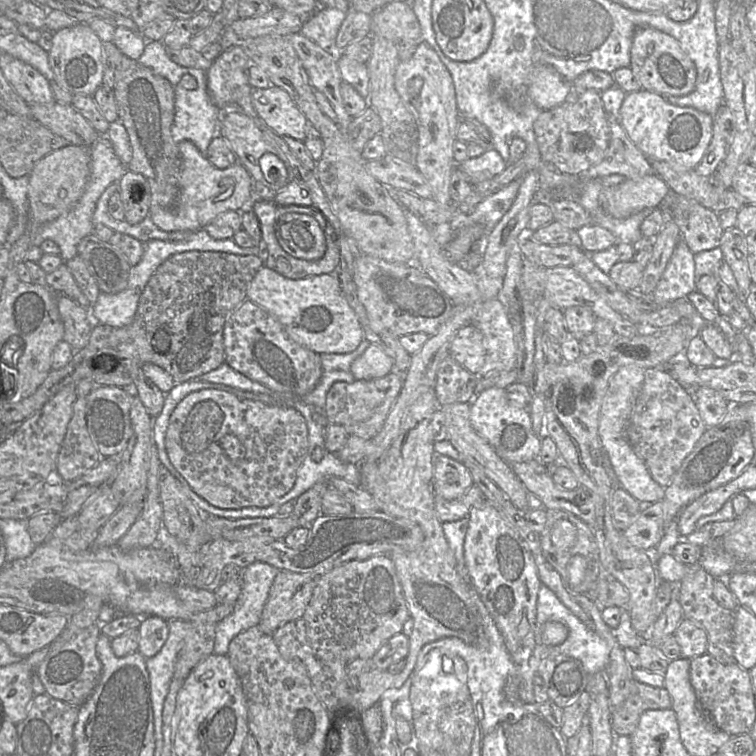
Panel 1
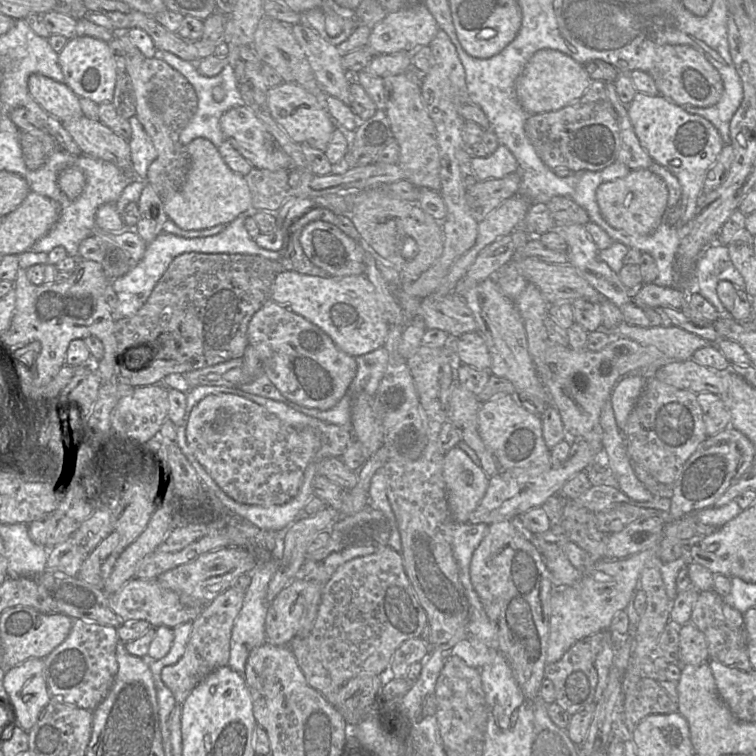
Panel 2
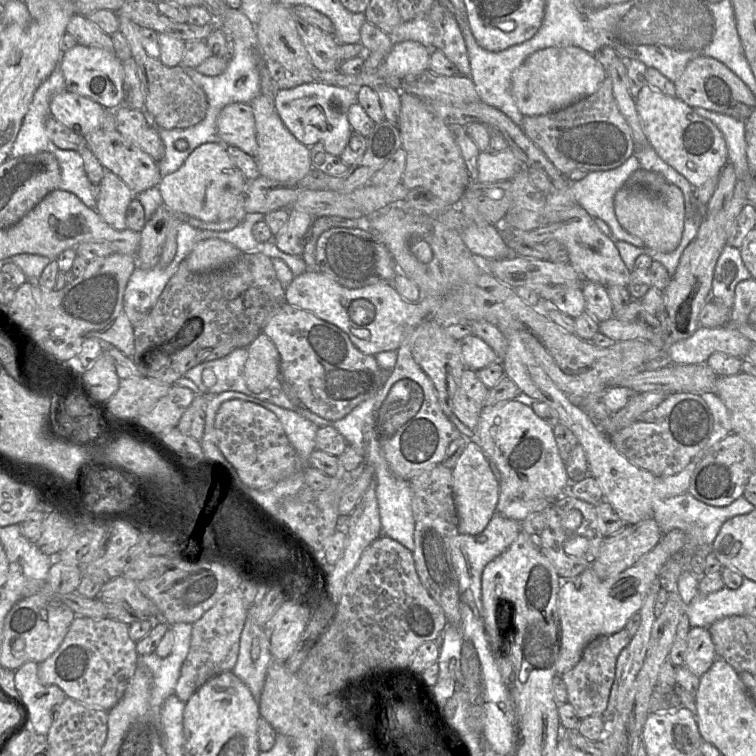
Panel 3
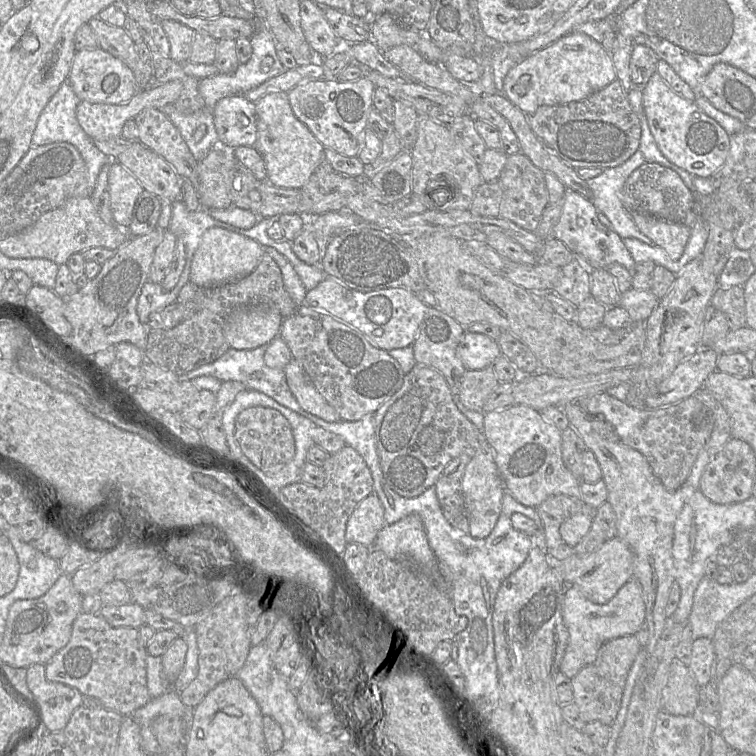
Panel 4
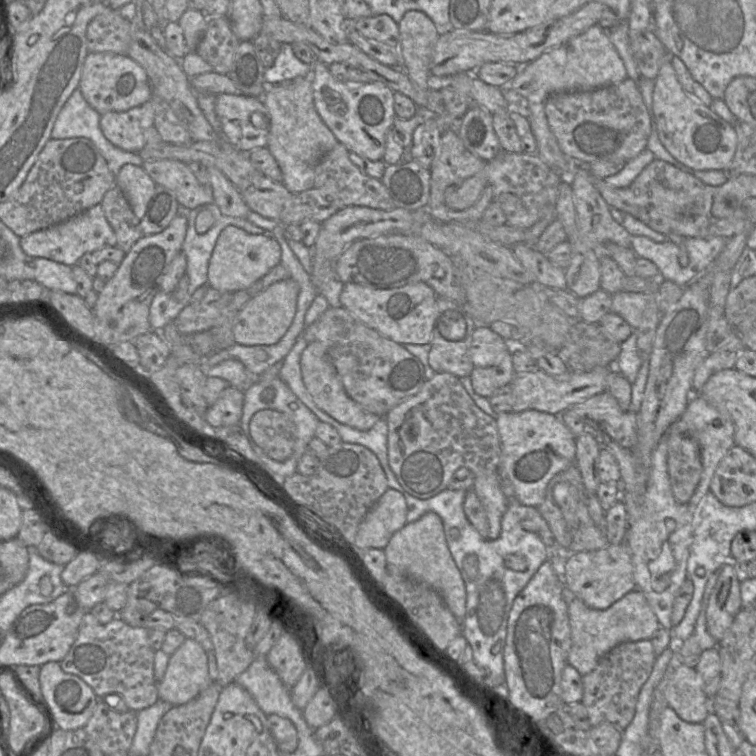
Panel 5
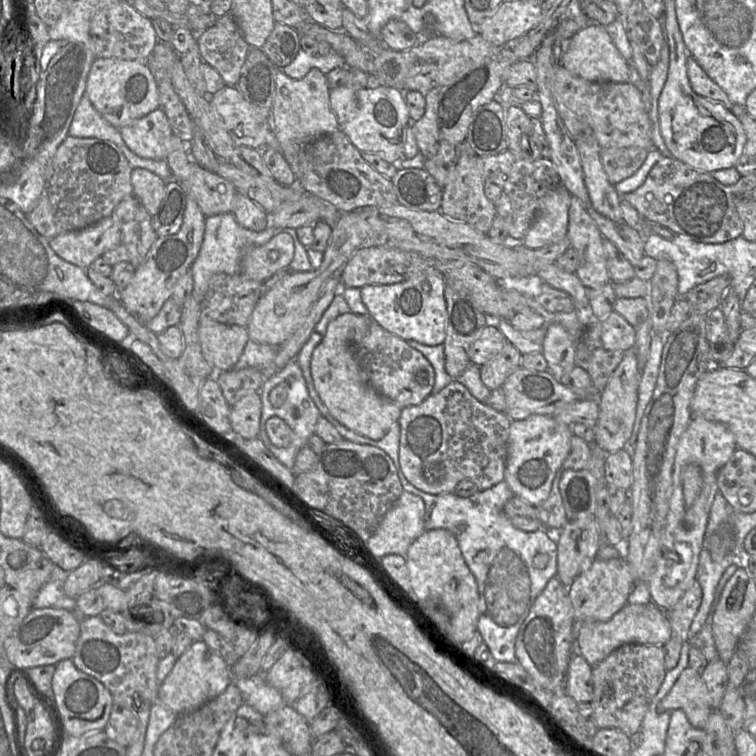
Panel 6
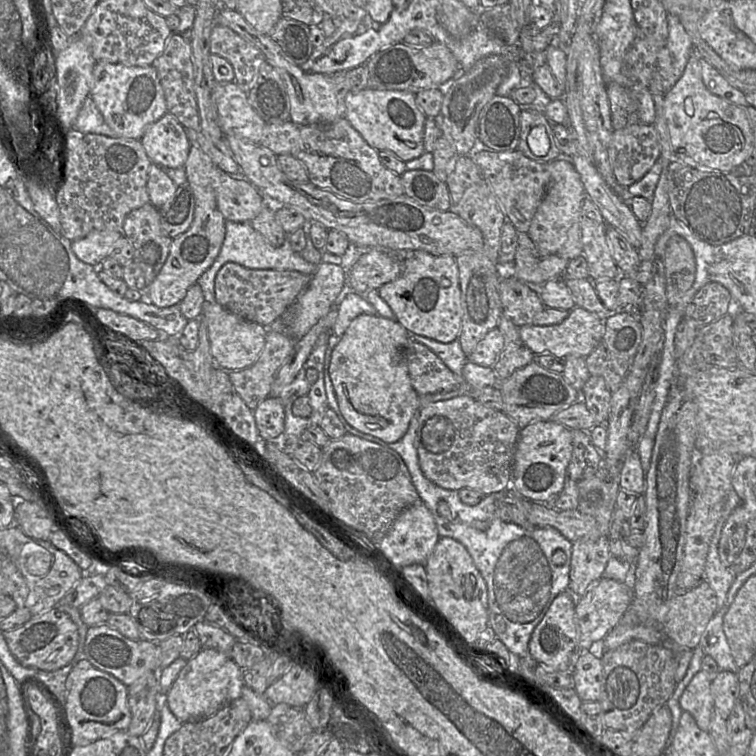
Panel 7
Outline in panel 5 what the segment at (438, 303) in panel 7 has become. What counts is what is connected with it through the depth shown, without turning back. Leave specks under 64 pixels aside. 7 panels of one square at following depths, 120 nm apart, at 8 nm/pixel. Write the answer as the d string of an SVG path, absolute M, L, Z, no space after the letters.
M423 282L393 289L343 283L340 294L341 306L366 326L399 344L414 345L430 344L438 313L437 299L435 291Z

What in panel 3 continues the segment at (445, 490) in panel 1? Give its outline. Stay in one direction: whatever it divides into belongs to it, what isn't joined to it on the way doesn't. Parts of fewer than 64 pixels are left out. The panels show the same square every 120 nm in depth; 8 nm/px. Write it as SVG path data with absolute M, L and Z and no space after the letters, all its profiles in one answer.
M469 441L452 469L453 492L461 534L477 535L483 532L496 513L500 481L492 471L490 461L481 447Z

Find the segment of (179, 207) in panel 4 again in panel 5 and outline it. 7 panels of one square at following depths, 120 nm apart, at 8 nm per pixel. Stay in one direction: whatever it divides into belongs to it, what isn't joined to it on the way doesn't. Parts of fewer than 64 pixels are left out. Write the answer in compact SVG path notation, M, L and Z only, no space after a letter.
M214 203L188 209L187 220L188 227L181 251L185 254L187 259L186 275L188 275L189 283L186 296L190 298L199 287L207 284L209 260L218 236L225 227L233 225L243 229L249 234L272 236L272 231L262 229L249 222L246 218L236 218L222 214Z

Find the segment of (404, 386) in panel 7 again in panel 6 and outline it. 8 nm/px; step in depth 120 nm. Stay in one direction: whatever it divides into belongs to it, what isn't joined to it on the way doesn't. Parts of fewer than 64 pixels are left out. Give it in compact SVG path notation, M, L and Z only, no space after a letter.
M351 312L330 321L322 340L313 350L310 371L320 399L337 421L358 434L380 440L393 423L398 422L403 408L375 390L361 367L357 347L371 322L369 316Z

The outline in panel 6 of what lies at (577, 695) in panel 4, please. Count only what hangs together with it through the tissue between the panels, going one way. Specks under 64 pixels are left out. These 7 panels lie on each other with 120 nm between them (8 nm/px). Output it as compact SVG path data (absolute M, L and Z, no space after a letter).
M623 645L592 667L594 696L591 704L598 729L615 728L631 738L640 730L649 706L667 673L663 647Z

